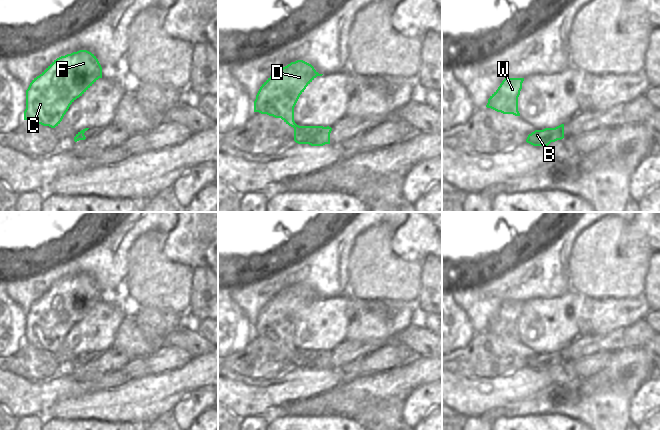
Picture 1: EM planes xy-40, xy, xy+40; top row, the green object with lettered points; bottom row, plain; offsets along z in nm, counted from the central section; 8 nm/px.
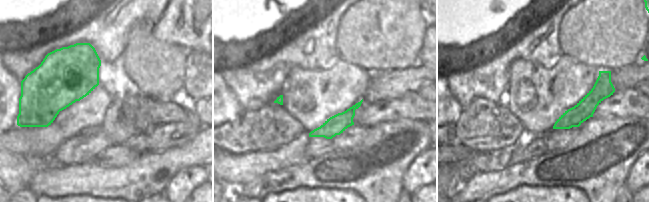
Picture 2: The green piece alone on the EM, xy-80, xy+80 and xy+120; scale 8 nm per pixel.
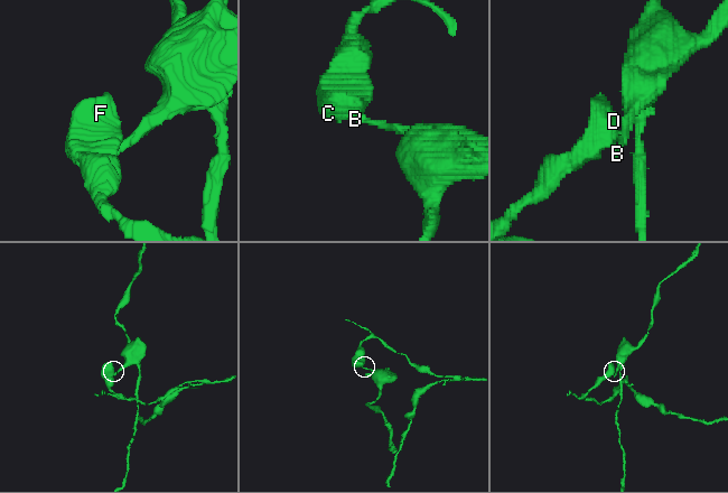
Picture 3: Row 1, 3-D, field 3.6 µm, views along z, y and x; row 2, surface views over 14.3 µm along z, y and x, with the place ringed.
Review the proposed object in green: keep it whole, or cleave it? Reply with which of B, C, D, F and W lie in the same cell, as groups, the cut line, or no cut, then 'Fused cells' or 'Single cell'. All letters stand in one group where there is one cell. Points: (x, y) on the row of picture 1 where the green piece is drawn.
Groups: B / C D F W. Split along xy (296, 124), (294, 128). Fused cells

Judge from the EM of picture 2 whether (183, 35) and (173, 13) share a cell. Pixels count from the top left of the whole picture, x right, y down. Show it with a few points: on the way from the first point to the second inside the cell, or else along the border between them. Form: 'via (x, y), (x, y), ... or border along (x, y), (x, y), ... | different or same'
via (179, 30), (174, 25), (174, 18) | same

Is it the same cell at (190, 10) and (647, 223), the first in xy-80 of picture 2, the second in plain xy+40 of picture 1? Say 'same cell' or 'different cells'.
same cell

